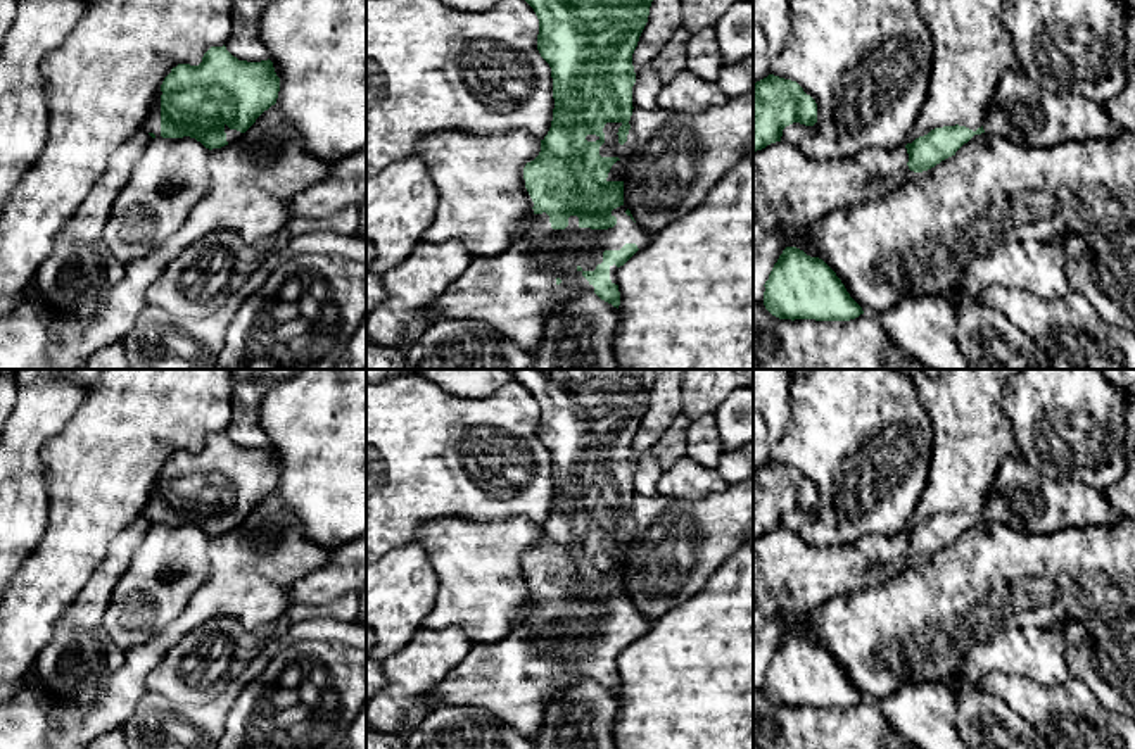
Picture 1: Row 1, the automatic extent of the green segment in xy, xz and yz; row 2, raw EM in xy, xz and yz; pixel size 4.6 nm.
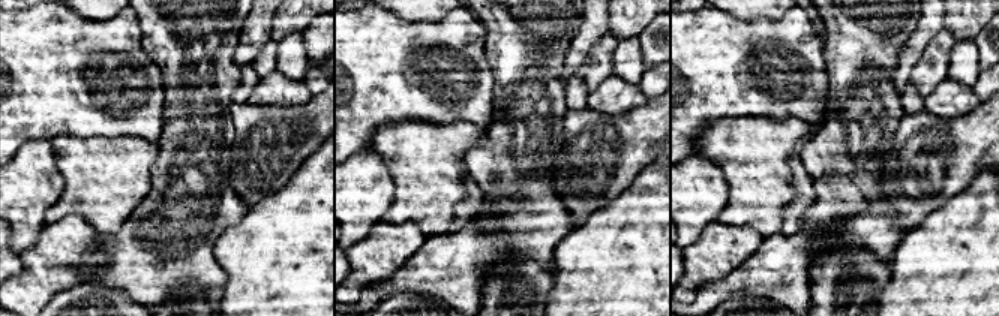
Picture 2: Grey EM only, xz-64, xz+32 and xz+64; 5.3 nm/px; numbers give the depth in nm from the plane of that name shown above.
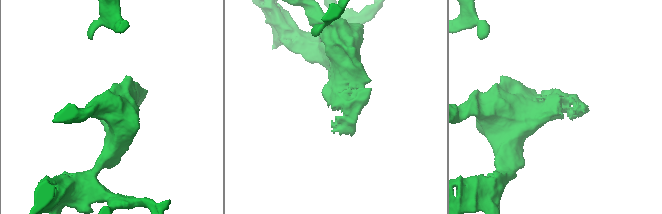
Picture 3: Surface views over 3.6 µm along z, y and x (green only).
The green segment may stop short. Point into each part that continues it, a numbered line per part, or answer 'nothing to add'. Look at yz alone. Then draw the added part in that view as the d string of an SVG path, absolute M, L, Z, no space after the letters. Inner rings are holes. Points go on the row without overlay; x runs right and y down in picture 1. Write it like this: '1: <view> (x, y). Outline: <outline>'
1: yz (1021, 497). Outline: M1011 456L1000 464L983 516L1033 535L1109 528L1119 519L1104 494L1068 476L1045 476L1021 456Z

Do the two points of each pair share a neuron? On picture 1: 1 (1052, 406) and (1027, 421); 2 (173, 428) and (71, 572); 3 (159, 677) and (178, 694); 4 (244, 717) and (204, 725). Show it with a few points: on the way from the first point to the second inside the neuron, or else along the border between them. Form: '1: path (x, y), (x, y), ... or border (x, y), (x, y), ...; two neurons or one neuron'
1: path (1046, 413), (1033, 420); one neuron
2: path (140, 465), (80, 525), (76, 535); one neuron
3: path (164, 680), (173, 689); one neuron
4: border (239, 692), (228, 710), (223, 730); two neurons

